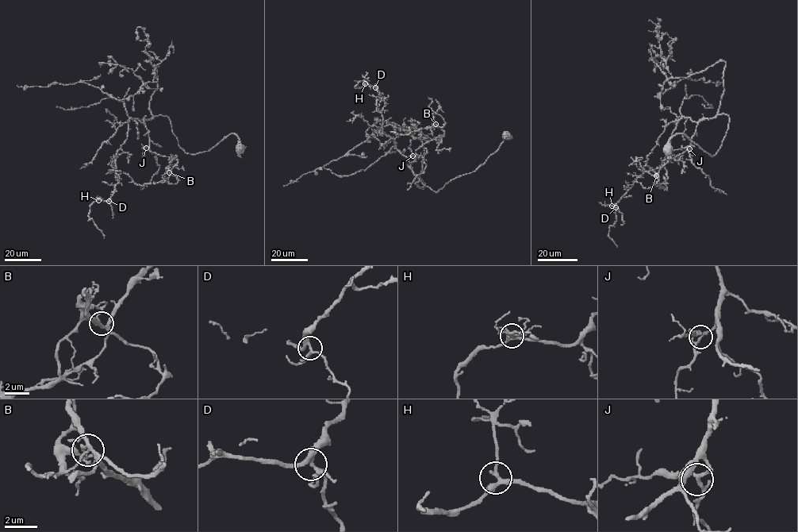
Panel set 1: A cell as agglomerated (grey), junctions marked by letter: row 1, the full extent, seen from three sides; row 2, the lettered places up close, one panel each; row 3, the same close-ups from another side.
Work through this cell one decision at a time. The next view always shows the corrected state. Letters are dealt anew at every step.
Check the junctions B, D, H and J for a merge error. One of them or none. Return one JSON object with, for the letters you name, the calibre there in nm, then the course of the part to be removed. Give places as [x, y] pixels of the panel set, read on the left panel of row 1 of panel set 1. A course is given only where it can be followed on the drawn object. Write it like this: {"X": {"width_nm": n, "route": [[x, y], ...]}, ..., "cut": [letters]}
{"B": {"width_nm": 240, "route": [[169, 172], [163, 175], [160, 182], [142, 185], [136, 185], [123, 172]]}, "cut": ["B"]}

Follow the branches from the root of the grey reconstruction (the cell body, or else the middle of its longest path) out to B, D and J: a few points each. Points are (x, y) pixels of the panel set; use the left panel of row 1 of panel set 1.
B: (240, 148), (230, 133), (186, 153), (169, 118), (155, 115), (144, 121), (149, 150), (177, 159), (169, 172)
D: (240, 148), (230, 133), (209, 151), (186, 153), (168, 117), (130, 118), (109, 201)
J: (240, 148), (239, 139), (230, 133), (209, 151), (186, 153), (169, 118), (161, 114), (144, 121), (146, 148)

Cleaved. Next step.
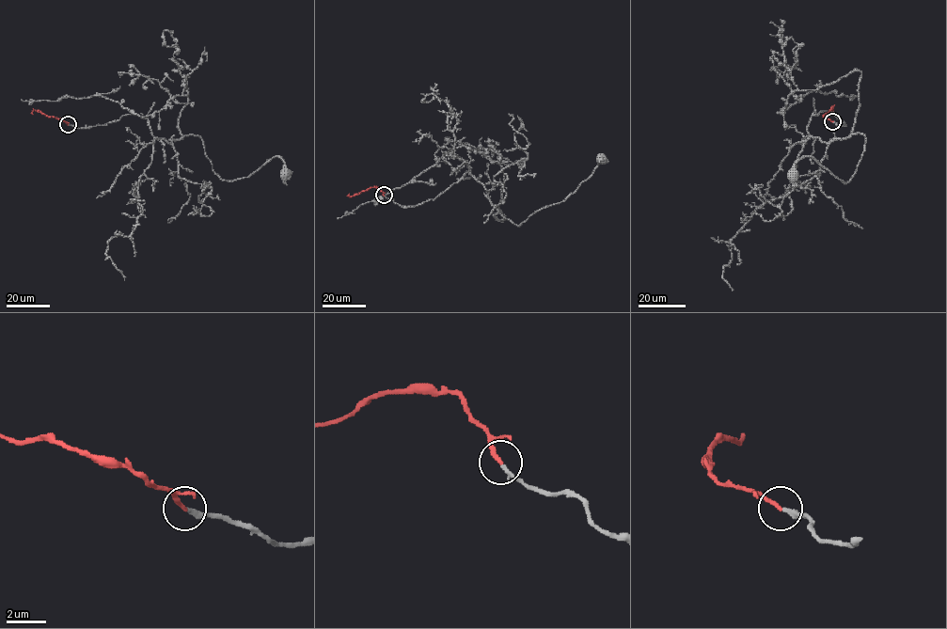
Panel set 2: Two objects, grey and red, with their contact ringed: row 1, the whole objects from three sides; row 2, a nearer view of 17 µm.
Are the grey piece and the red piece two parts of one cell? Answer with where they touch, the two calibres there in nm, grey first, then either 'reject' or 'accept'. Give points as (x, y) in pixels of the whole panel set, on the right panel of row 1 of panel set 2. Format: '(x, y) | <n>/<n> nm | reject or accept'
(832, 121) | 200/200 nm | accept

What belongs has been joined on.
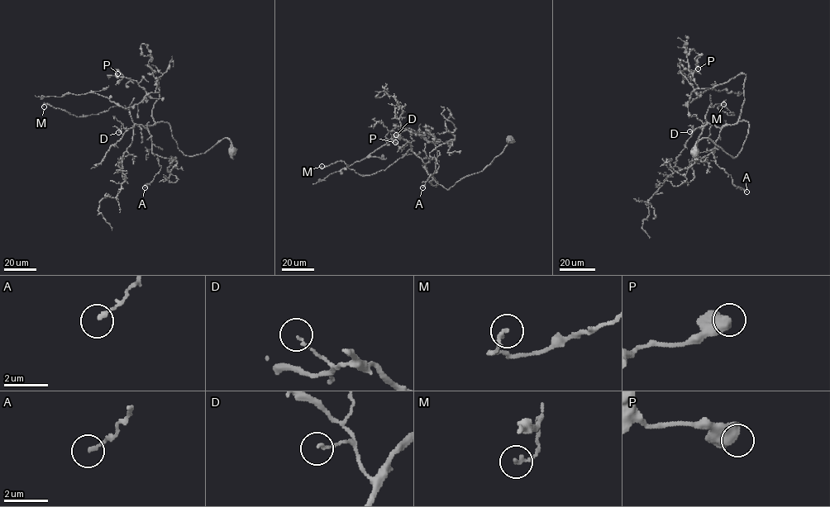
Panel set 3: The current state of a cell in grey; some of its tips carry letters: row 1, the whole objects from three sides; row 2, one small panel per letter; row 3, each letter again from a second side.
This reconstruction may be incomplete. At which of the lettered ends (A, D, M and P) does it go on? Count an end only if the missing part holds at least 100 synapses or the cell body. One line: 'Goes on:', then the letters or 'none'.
Goes on: none

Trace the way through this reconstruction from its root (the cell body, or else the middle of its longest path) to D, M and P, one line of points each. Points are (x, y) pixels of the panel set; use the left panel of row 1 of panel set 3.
D: (232, 150), (231, 143), (223, 138), (204, 153), (184, 155), (169, 125), (162, 121), (118, 132)
M: (232, 150), (223, 138), (204, 153), (184, 155), (169, 123), (145, 128), (120, 106), (79, 116), (44, 106)
P: (232, 150), (223, 138), (184, 155), (152, 116), (159, 78), (147, 94), (107, 75), (117, 73)

